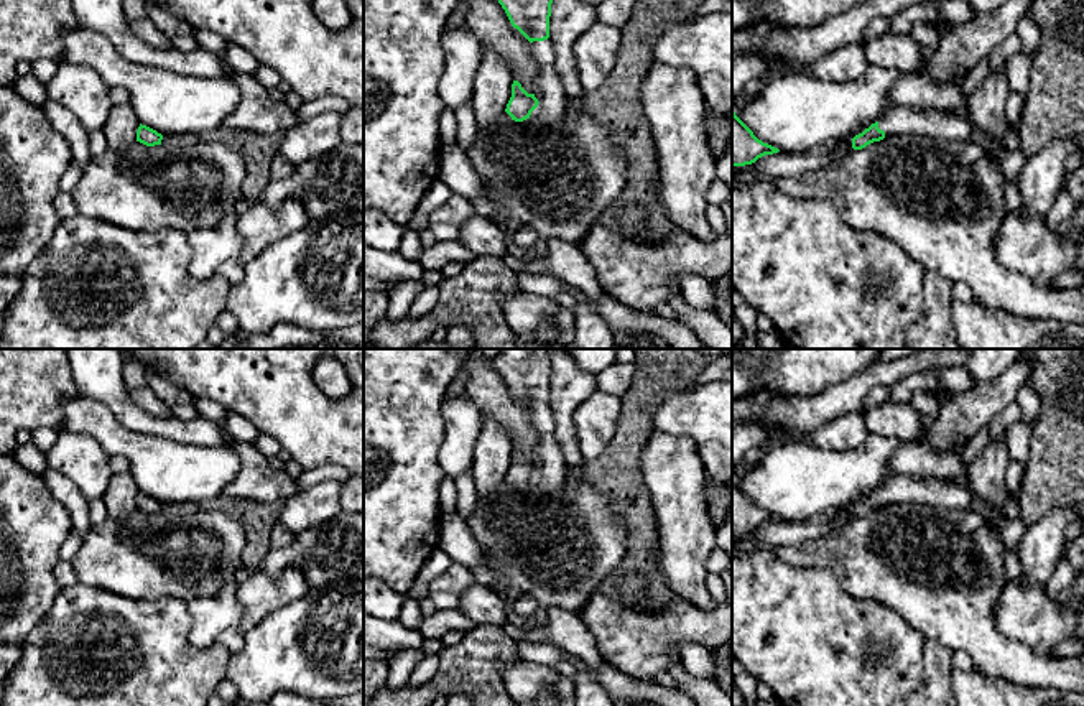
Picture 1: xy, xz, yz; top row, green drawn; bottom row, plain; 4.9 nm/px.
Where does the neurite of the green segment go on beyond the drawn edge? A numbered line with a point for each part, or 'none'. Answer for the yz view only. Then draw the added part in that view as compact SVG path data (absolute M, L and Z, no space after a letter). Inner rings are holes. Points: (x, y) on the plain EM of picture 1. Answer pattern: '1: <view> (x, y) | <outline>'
1: yz (941, 492) | M890 476L878 489L885 505L920 502L949 510L974 507L971 494L959 484L939 477Z

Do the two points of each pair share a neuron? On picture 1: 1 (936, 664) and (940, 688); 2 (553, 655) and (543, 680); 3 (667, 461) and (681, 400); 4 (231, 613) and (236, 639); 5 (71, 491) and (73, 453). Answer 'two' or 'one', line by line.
1: one
2: two
3: two
4: two
5: two

